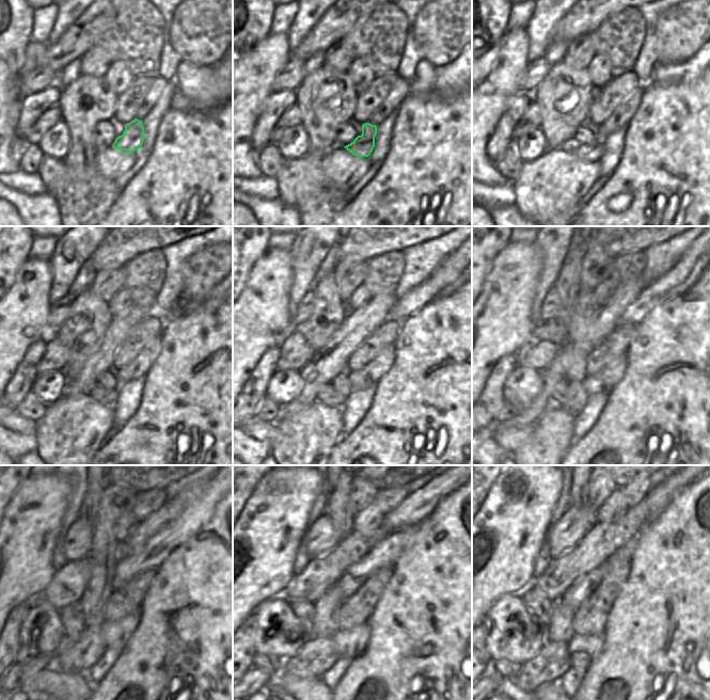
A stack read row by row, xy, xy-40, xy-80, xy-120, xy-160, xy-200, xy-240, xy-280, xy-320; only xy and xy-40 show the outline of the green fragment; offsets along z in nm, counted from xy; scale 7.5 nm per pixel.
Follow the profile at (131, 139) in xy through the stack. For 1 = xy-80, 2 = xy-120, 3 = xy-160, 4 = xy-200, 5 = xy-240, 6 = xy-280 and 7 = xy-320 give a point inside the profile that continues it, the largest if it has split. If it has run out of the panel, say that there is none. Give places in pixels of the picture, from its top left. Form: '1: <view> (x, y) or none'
1: xy-80 (594, 153)
2: xy-120 (106, 397)
3: xy-160 (329, 396)
4: xy-200 (558, 385)
5: xy-240 (73, 620)
6: xy-280 (304, 610)
7: xy-320 (537, 602)

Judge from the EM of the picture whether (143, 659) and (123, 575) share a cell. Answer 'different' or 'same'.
different

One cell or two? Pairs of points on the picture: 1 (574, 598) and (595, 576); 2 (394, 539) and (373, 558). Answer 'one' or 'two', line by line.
1: one
2: one

